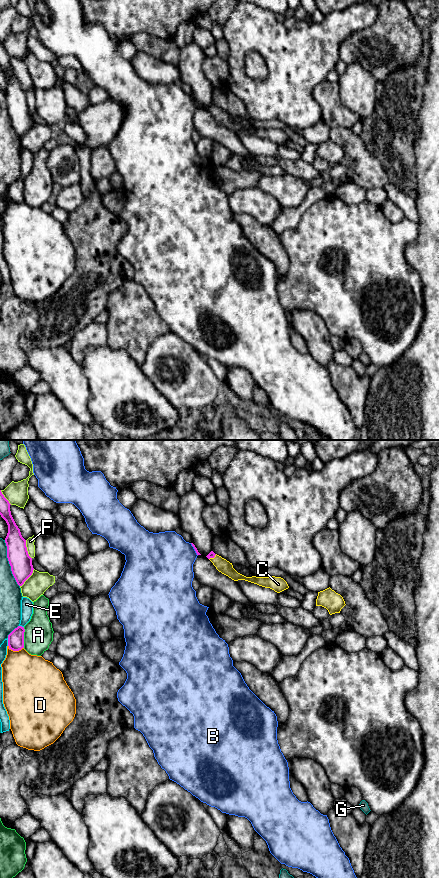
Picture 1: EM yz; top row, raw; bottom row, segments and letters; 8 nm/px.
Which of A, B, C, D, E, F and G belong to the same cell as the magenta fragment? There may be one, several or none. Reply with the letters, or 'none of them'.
C

